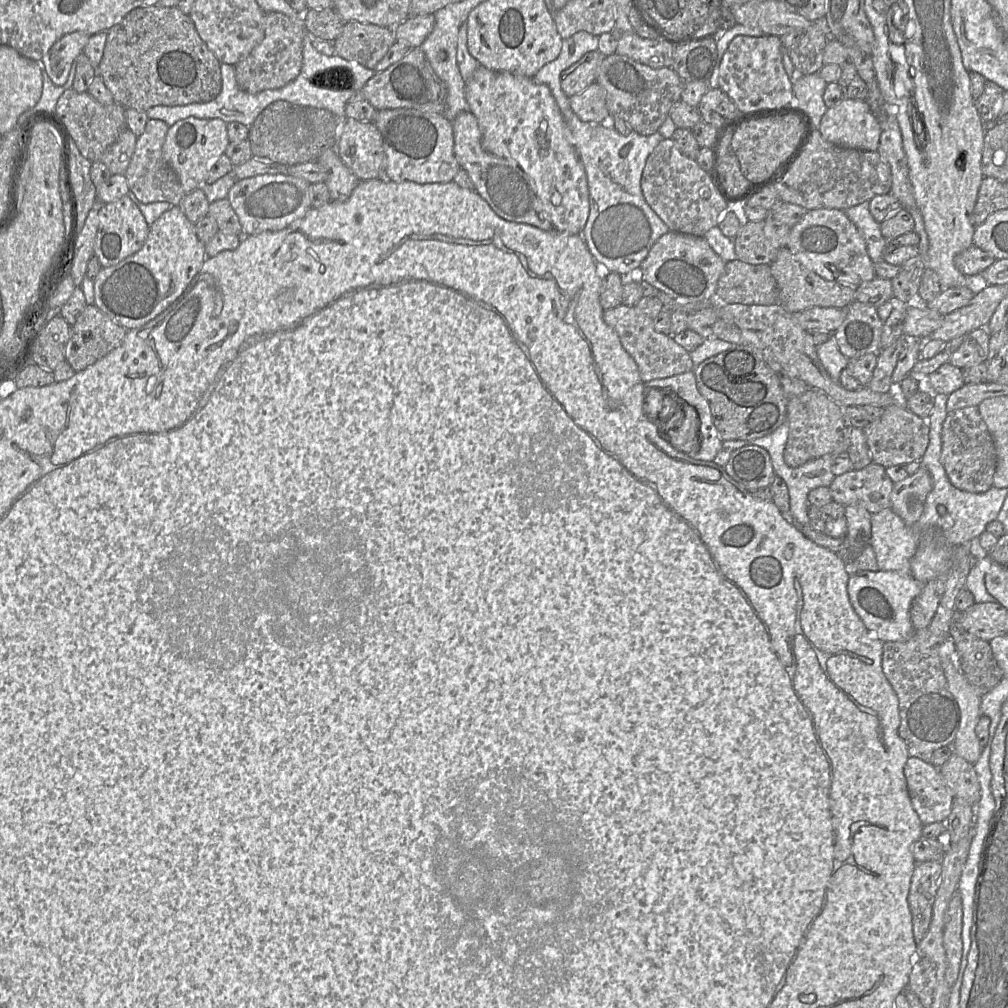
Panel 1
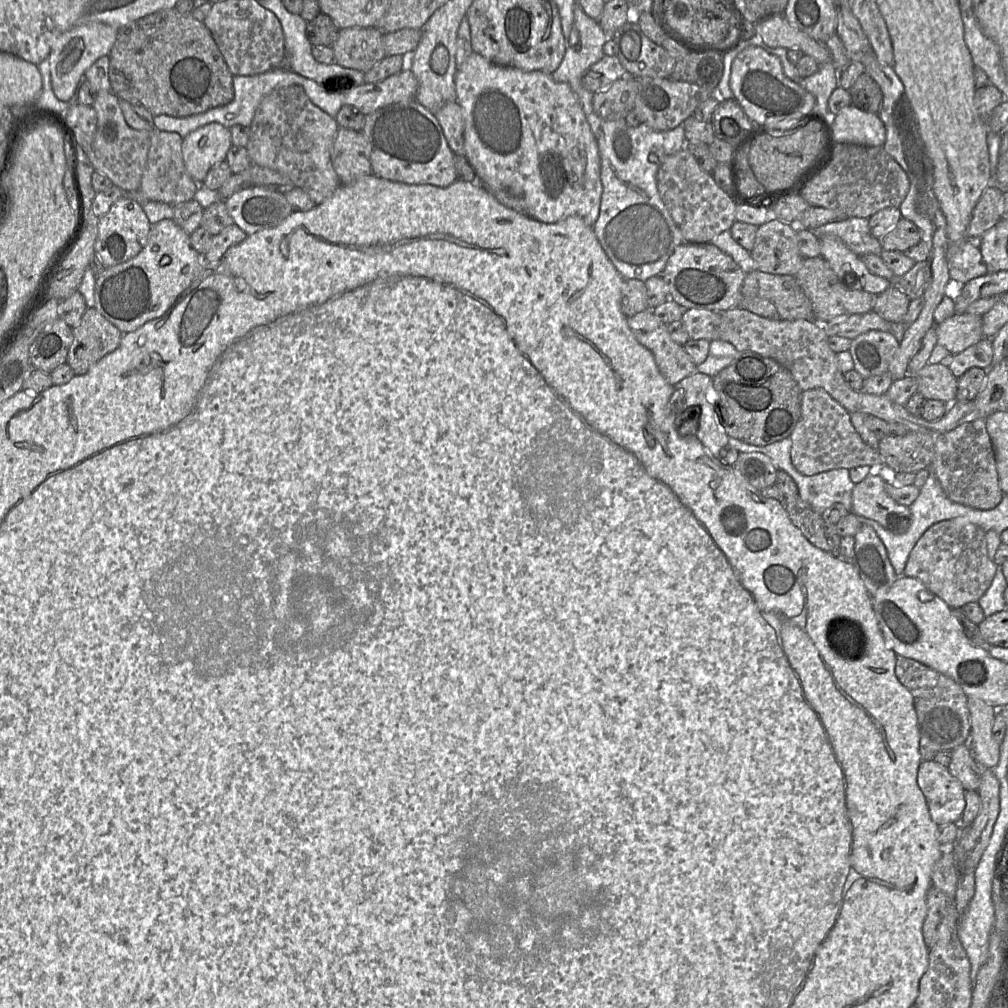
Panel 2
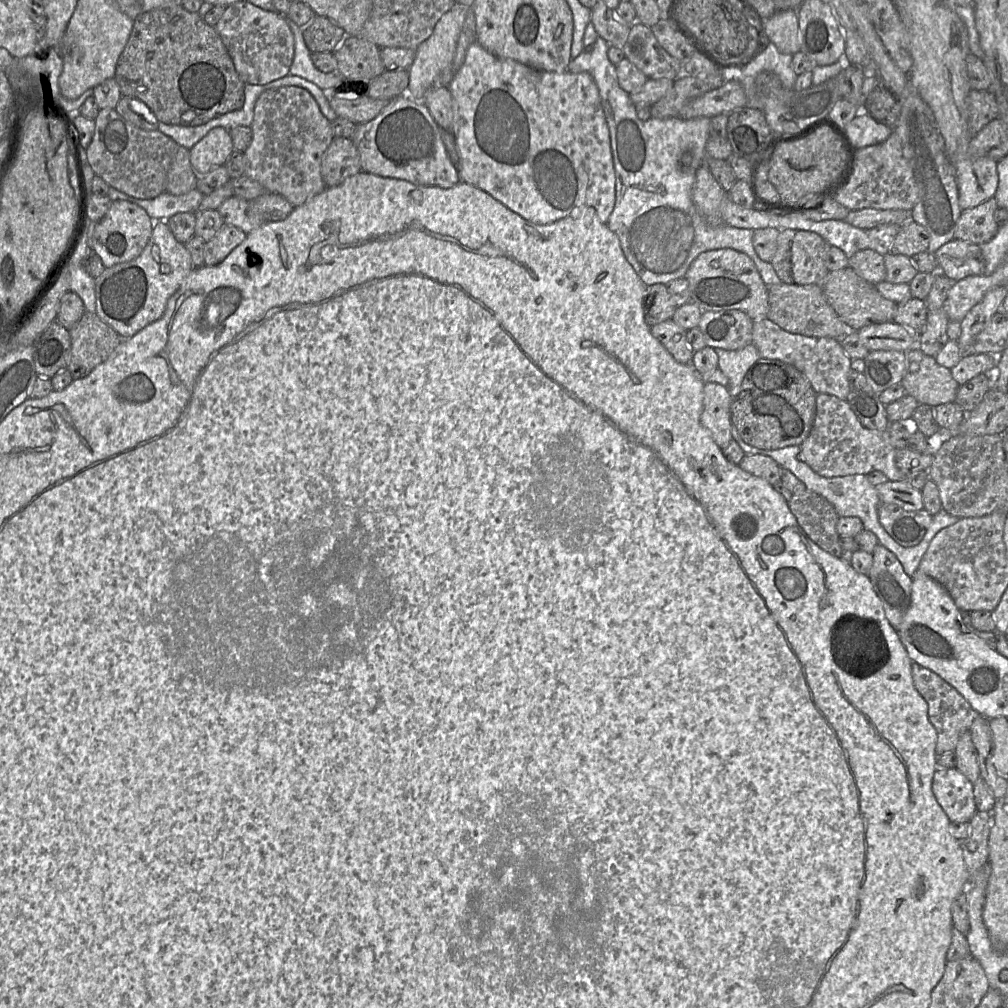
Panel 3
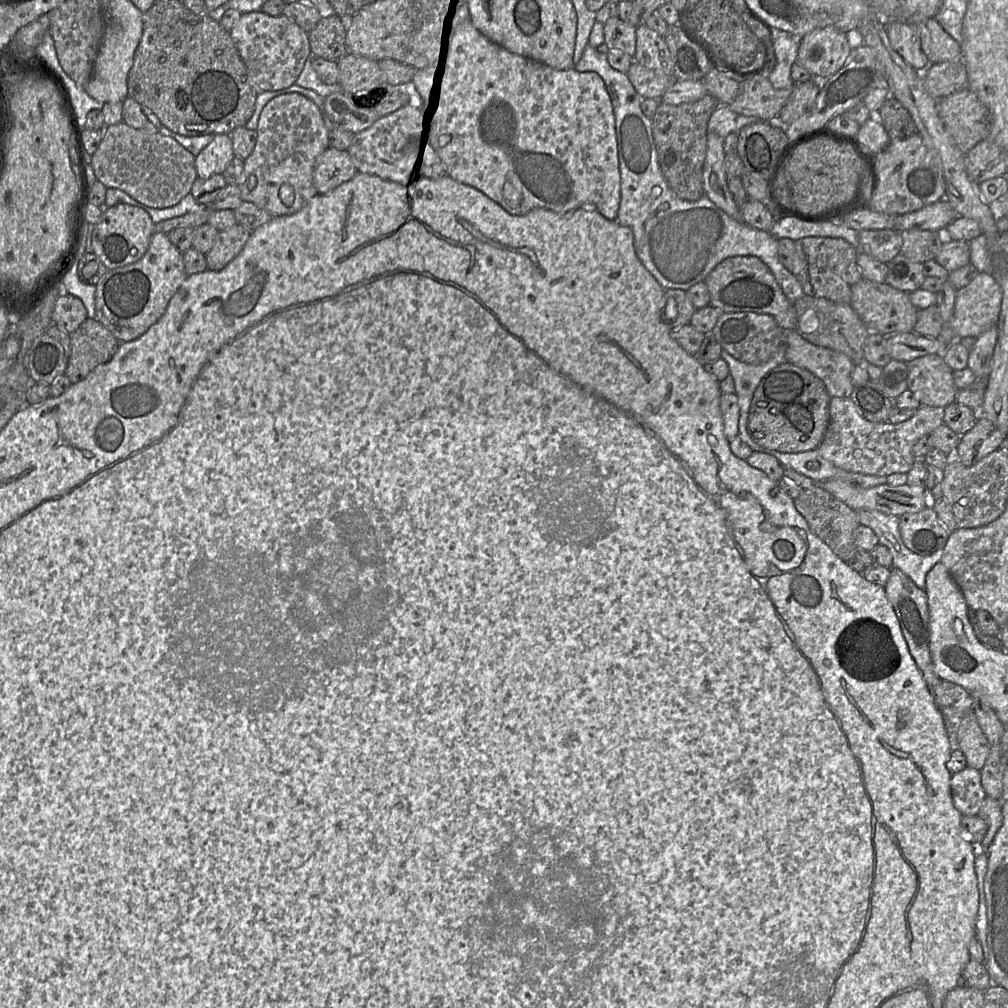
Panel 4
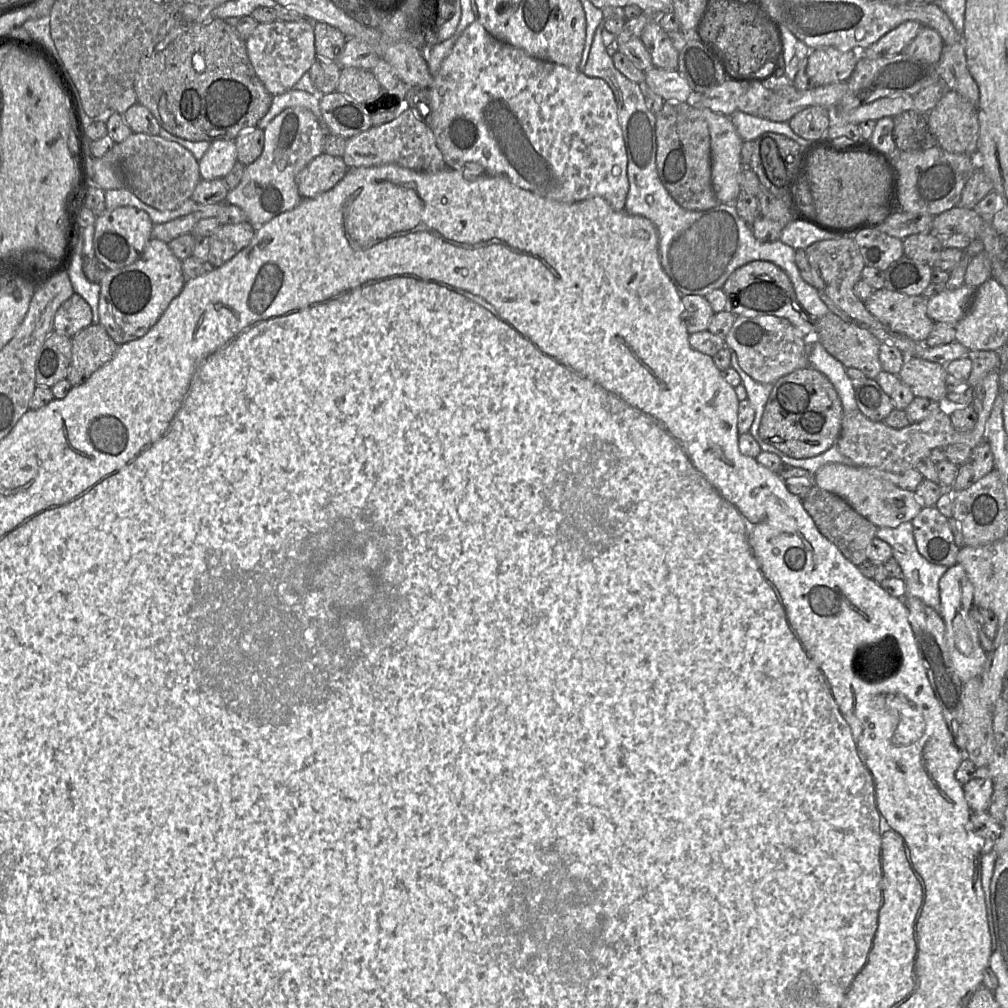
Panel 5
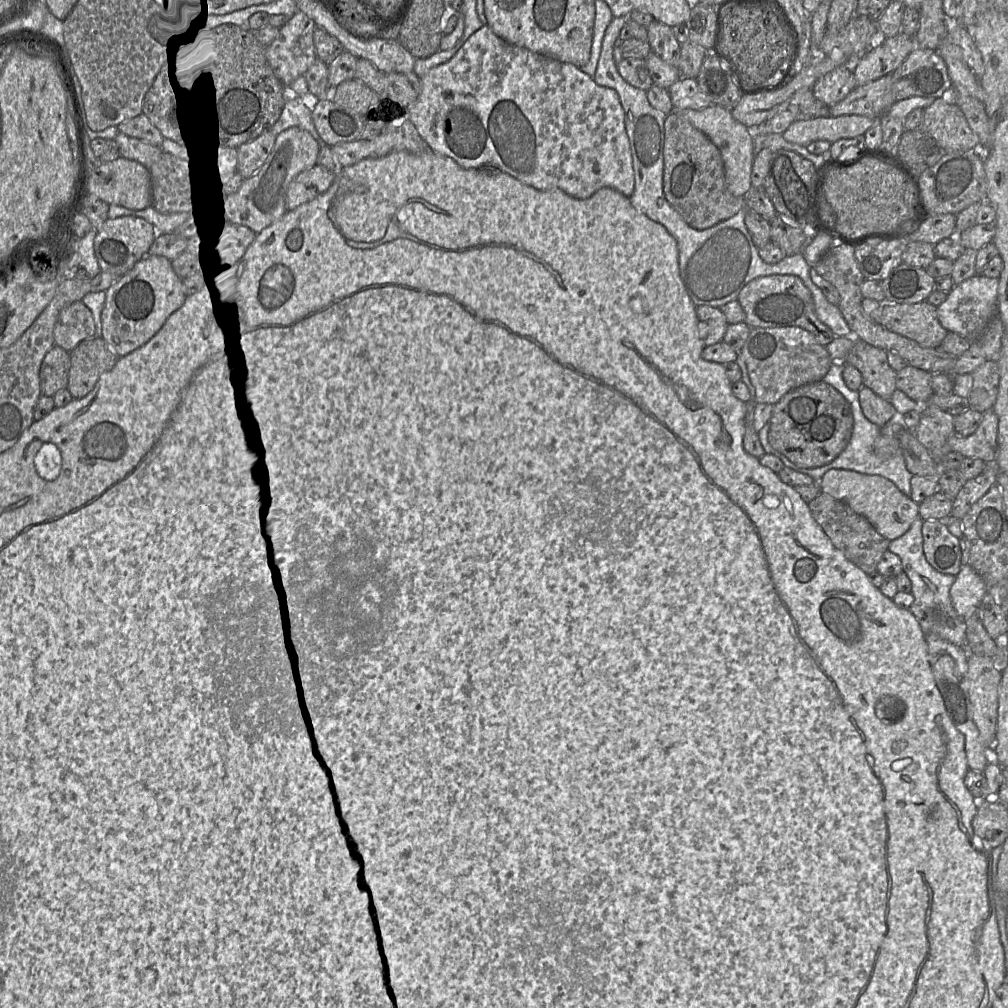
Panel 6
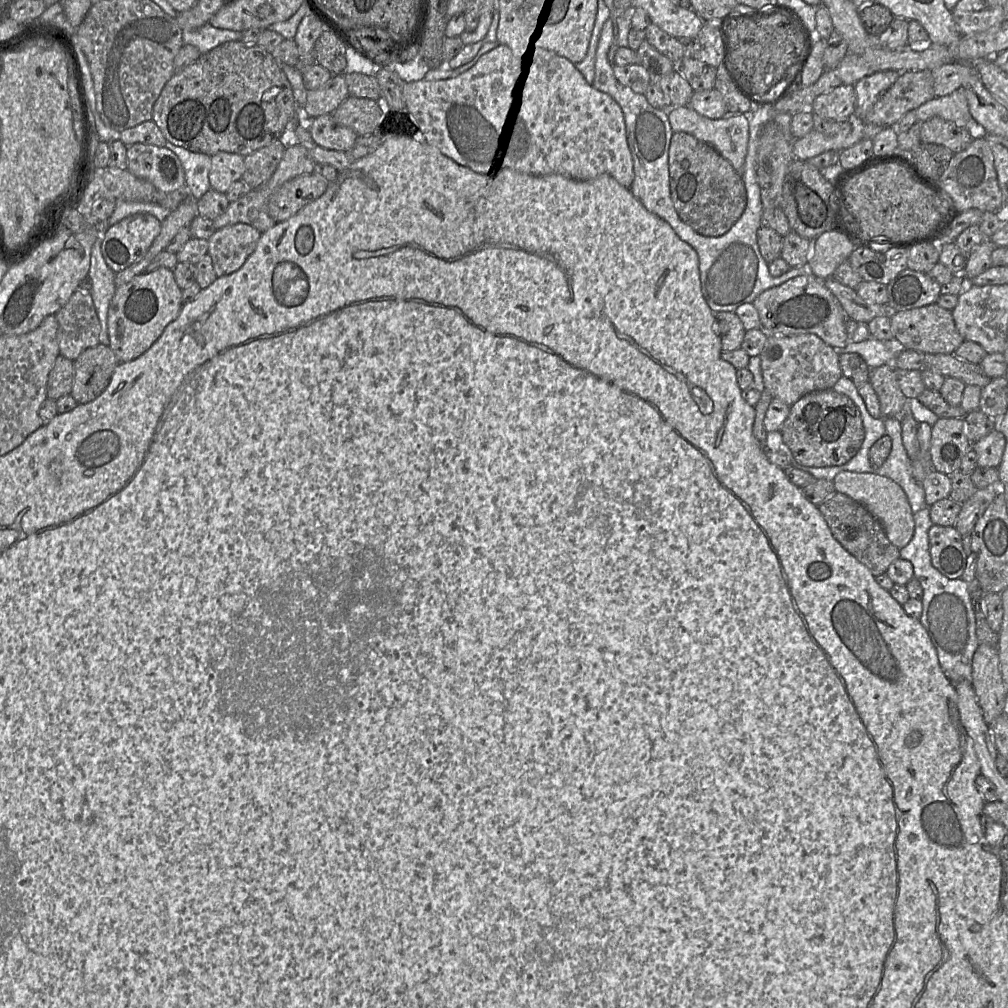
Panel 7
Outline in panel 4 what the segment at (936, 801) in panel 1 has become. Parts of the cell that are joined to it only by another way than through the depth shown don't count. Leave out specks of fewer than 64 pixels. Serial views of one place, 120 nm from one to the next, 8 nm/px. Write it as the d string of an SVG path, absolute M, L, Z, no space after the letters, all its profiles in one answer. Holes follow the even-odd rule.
M970 767L952 775L950 780L953 805L962 816L979 813L986 792L981 784L981 772Z

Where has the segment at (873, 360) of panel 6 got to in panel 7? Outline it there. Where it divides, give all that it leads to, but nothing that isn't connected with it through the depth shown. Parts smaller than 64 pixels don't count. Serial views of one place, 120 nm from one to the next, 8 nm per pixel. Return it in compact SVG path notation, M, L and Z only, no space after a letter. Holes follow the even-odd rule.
M894 365L870 369L868 381L878 396L883 417L898 418L906 412L907 397L898 385Z

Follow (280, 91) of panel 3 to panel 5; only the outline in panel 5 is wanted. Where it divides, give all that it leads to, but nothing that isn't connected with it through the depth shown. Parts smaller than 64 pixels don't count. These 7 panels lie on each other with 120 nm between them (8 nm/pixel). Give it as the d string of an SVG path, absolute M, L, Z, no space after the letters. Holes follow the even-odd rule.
M289 107L278 114L264 129L261 155L245 167L240 183L230 190L226 203L239 207L254 228L261 227L275 216L295 208L303 199L298 192L296 176L323 153L323 132L316 117L302 107Z

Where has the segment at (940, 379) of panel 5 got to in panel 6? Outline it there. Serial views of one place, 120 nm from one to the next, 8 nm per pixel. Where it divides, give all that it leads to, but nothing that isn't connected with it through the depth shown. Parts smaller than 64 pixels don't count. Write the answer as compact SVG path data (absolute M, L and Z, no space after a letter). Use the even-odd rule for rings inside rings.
M908 365L897 372L896 387L907 394L912 400L918 403L927 403L934 394L932 377L932 373Z

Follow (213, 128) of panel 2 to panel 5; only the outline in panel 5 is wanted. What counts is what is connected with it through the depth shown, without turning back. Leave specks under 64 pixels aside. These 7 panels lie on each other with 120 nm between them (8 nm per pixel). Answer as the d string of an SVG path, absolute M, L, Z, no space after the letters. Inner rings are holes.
M217 140L199 160L200 176L203 180L224 179L237 162L237 148L233 140Z

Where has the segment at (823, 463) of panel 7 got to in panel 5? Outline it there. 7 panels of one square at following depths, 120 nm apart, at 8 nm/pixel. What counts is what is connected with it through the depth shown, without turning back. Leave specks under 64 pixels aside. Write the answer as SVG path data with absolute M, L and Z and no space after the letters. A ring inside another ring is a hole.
M808 366L779 378L772 387L759 426L763 441L787 456L804 459L817 456L836 445L844 409L831 381Z

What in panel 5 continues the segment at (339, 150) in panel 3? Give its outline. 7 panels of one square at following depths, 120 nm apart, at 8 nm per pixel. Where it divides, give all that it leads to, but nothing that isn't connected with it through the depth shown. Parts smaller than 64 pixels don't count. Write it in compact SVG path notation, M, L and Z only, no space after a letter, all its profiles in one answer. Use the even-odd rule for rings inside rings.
M322 153L296 176L298 192L302 199L315 198L337 185L348 171L342 157Z

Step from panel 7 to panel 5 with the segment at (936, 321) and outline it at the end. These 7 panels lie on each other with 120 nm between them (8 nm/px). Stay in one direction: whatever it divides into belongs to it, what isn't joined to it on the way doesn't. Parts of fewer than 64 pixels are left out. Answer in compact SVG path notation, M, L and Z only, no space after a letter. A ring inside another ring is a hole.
M882 288L864 302L866 309L883 325L916 341L925 341L934 321L927 314L928 299Z

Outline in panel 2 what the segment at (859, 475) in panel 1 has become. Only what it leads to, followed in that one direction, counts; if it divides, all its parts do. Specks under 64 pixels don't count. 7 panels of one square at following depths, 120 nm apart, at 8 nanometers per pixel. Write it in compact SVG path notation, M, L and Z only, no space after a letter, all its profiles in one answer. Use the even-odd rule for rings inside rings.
M871 473L855 484L852 491L852 507L849 513L875 520L895 534L905 533L911 523L909 506L897 503L886 491L886 477Z

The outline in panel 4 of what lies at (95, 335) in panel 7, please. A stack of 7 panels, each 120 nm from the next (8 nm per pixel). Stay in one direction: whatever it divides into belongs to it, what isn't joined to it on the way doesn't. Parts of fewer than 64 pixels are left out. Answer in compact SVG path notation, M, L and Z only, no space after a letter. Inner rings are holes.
M63 292L59 295L51 315L53 324L72 334L87 318L86 307L79 298Z

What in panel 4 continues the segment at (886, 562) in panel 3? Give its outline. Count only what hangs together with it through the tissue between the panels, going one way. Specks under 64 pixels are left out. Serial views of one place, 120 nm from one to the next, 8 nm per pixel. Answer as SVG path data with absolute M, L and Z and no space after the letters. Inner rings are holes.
M895 567L891 568L884 590L899 620L909 652L915 660L924 681L931 689L941 678L935 673L931 658L929 609L925 590L917 587L907 575Z

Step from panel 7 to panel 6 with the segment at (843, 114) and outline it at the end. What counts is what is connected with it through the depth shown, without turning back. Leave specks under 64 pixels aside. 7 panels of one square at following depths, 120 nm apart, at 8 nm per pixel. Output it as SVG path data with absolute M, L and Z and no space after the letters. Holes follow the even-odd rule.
M843 65L819 78L813 93L819 101L830 107L843 100L856 86L852 67Z

